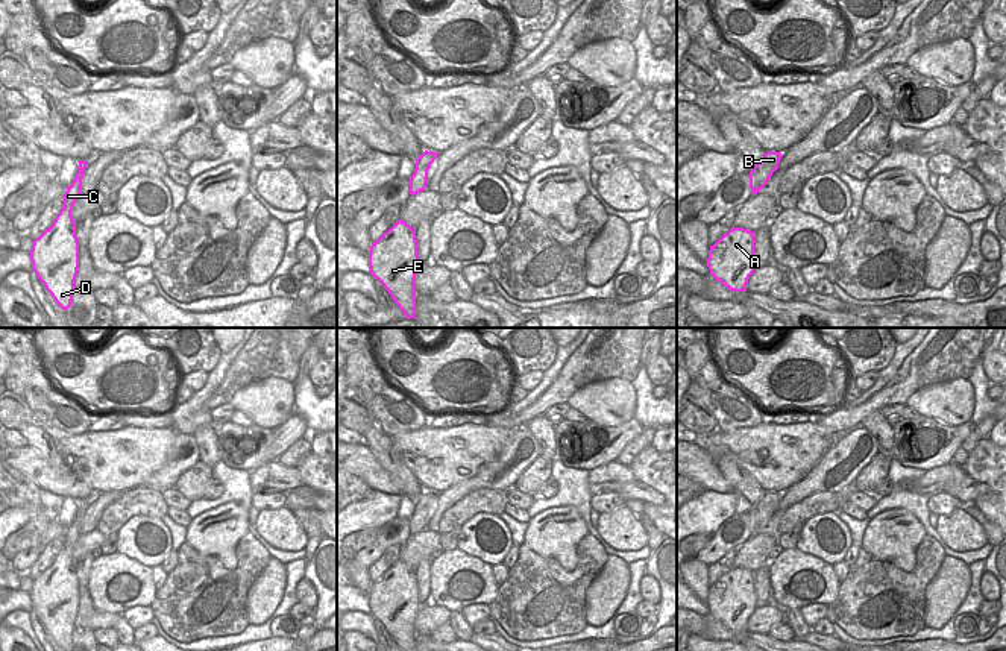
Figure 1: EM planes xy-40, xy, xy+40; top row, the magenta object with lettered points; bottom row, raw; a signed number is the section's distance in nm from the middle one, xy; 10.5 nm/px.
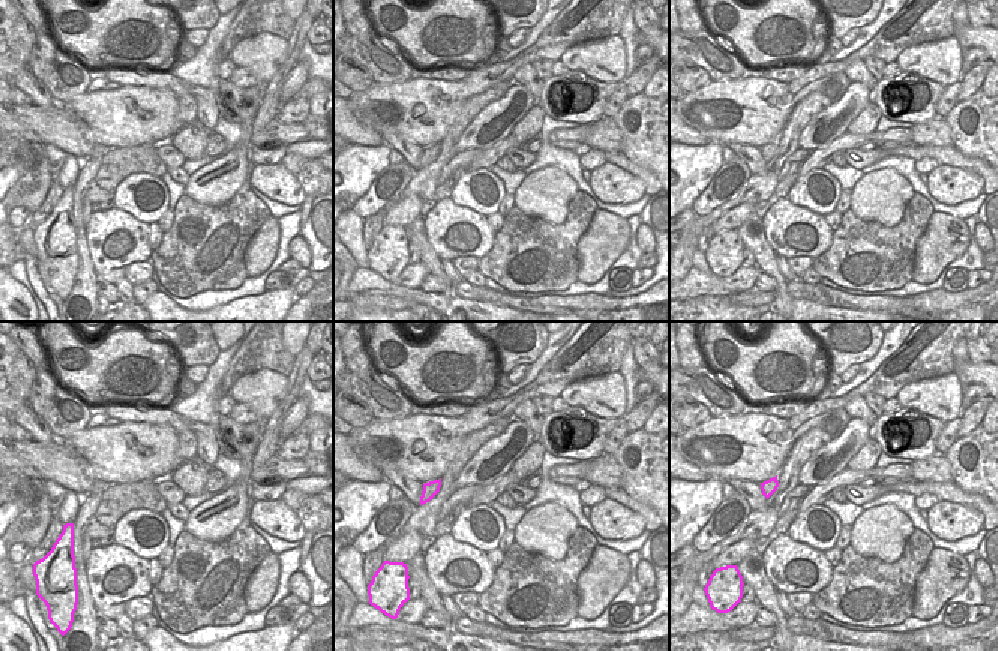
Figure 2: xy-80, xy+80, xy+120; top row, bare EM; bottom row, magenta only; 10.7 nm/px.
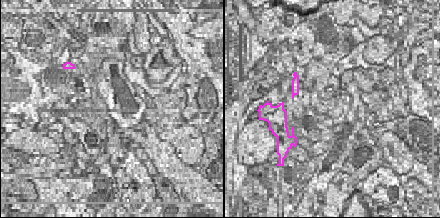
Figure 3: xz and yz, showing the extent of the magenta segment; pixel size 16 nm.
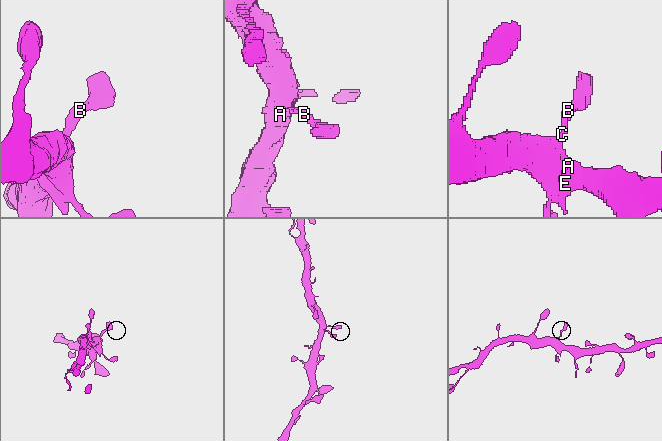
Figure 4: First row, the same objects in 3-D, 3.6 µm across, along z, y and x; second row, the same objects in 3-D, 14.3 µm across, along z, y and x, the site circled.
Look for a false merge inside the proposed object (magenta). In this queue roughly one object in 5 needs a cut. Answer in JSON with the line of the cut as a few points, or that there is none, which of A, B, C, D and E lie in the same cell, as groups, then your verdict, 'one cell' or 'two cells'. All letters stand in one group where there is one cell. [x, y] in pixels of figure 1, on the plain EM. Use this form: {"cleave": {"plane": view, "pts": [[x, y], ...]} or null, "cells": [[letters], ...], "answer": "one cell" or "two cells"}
{"cleave": null, "cells": [["A", "B", "C", "D", "E"]], "answer": "one cell"}

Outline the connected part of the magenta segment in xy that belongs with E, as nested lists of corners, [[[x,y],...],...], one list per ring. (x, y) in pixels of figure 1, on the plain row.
[[[399,558],[372,583],[369,607],[401,651],[416,651],[414,619],[420,607],[416,569]]]

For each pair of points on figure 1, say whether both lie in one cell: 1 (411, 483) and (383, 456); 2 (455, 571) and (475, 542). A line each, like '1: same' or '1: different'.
1: same
2: different

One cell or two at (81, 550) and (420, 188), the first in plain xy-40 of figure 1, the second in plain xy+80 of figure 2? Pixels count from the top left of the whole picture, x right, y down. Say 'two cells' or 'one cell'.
two cells

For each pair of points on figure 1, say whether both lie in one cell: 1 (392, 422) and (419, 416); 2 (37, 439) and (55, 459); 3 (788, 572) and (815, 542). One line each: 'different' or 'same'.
1: same
2: same
3: different

